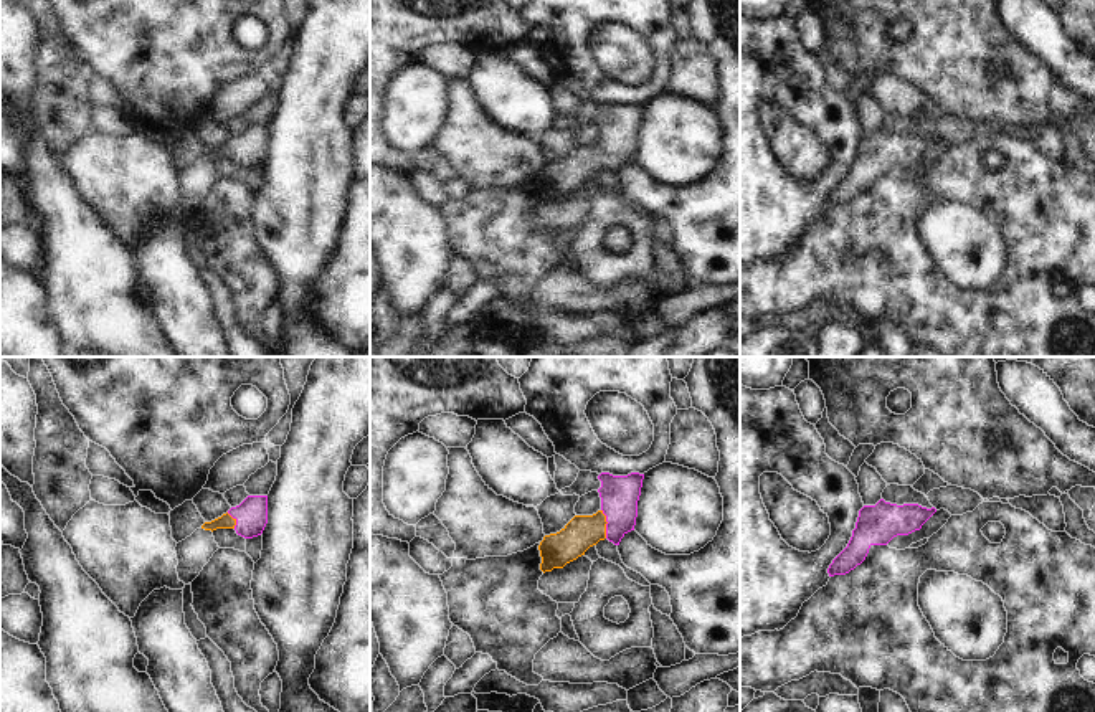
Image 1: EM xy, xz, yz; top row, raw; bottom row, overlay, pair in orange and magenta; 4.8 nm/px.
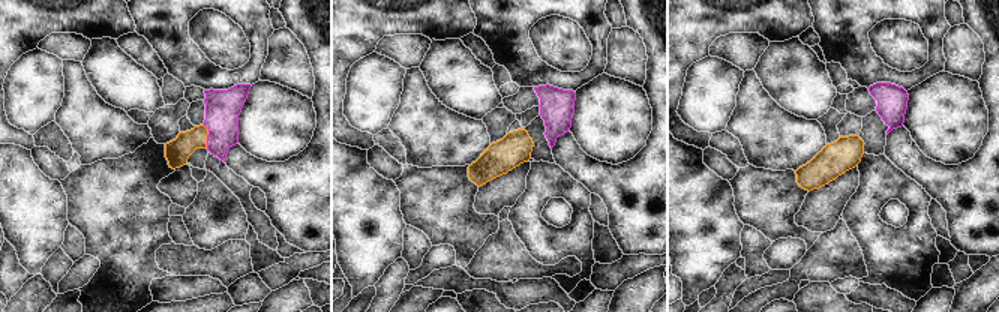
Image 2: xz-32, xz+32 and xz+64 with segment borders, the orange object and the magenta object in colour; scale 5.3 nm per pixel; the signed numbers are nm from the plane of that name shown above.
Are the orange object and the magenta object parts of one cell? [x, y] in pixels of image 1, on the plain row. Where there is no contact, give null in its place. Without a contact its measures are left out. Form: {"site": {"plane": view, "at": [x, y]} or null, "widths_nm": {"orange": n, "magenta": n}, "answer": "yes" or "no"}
{"site": {"plane": "xz", "at": [606, 152]}, "widths_nm": {"orange": 160, "magenta": 190}, "answer": "yes"}

